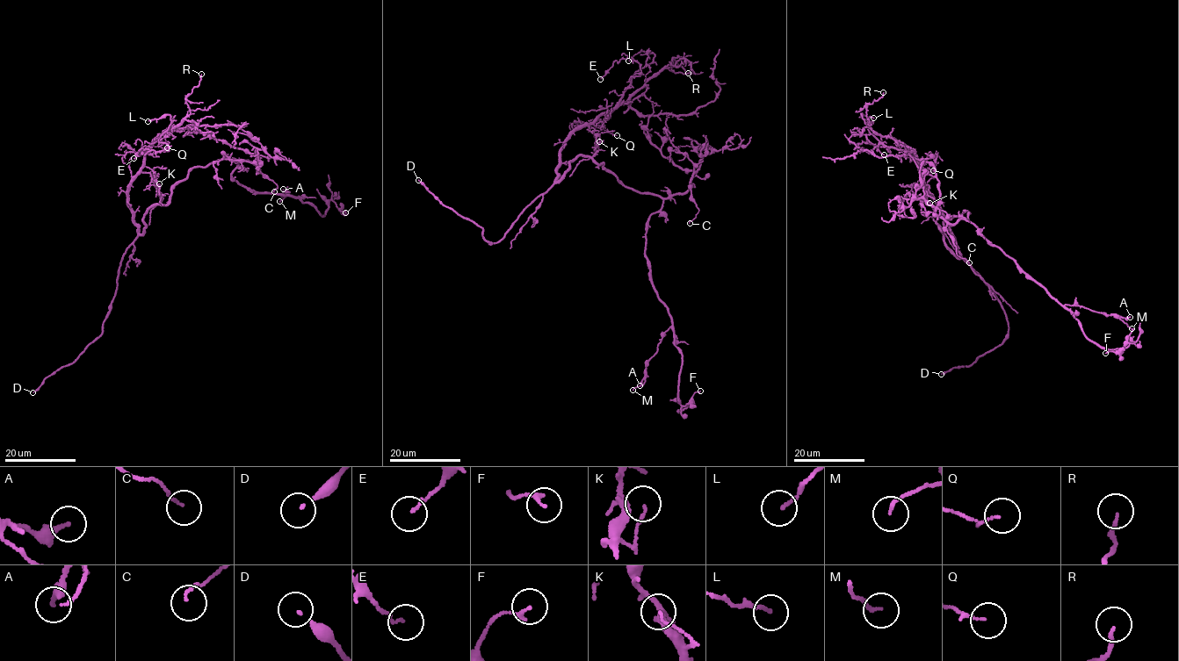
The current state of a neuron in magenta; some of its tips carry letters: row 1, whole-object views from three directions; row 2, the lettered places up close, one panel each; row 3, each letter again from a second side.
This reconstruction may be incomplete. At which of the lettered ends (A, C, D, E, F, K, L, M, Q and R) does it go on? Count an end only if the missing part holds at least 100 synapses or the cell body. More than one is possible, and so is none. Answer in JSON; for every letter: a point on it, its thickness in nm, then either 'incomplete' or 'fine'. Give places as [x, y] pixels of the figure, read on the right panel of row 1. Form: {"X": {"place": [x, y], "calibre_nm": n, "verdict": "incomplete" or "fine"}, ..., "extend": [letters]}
{"A": {"place": [1130, 317], "calibre_nm": 260, "verdict": "fine"}, "C": {"place": [969, 262], "calibre_nm": 100, "verdict": "fine"}, "D": {"place": [941, 374], "calibre_nm": 100, "verdict": "incomplete"}, "E": {"place": [884, 154], "calibre_nm": 100, "verdict": "fine"}, "F": {"place": [1105, 353], "calibre_nm": 180, "verdict": "fine"}, "K": {"place": [929, 203], "calibre_nm": 100, "verdict": "fine"}, "L": {"place": [873, 118], "calibre_nm": 130, "verdict": "fine"}, "M": {"place": [1131, 328], "calibre_nm": 130, "verdict": "fine"}, "Q": {"place": [933, 170], "calibre_nm": 90, "verdict": "fine"}, "R": {"place": [883, 92], "calibre_nm": 120, "verdict": "fine"}, "extend": ["D"]}

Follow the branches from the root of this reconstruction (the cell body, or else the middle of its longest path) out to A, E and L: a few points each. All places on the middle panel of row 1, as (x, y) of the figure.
A: (611, 172), (627, 187), (662, 200), (649, 219), (645, 252), (654, 288), (672, 326), (647, 362), (640, 385)
E: (611, 172), (591, 157), (596, 134), (589, 125), (615, 106), (640, 64), (616, 61), (600, 79)
L: (611, 172), (591, 157), (596, 134), (589, 125), (615, 106), (632, 77), (654, 57), (640, 51), (628, 61)

